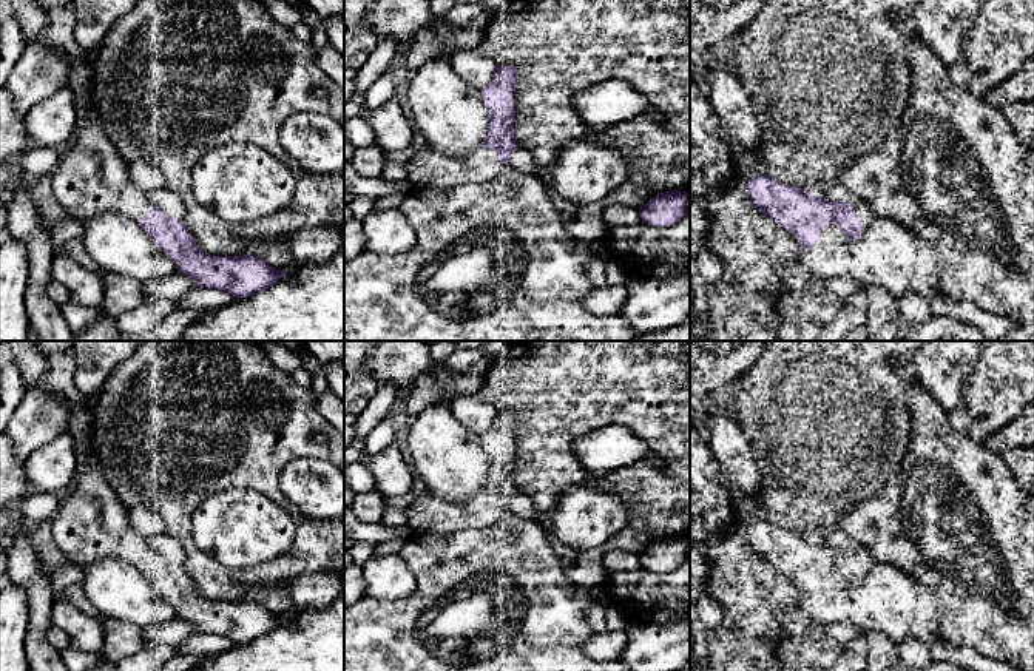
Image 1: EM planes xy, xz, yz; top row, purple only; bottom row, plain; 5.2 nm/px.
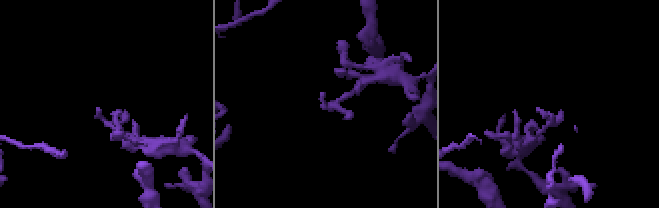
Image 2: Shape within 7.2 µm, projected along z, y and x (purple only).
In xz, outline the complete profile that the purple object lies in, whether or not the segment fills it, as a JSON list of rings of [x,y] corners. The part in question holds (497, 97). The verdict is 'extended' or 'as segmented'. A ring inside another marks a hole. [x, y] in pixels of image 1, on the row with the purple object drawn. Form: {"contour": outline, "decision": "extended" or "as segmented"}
{"contour": [[[495,65],[491,83],[480,91],[480,99],[489,114],[489,130],[485,142],[474,151],[452,157],[438,153],[435,148],[424,145],[407,162],[407,185],[412,188],[451,188],[455,185],[483,184],[488,176],[497,176],[506,165],[509,167],[511,151],[519,147],[514,123],[514,91],[515,91],[515,66]]], "decision": "extended"}

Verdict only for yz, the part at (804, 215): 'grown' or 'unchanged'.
grown

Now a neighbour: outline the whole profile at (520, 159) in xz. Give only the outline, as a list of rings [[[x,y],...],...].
[[[520,145],[511,151],[509,167],[531,176],[539,176],[540,170],[536,167],[531,154]]]

